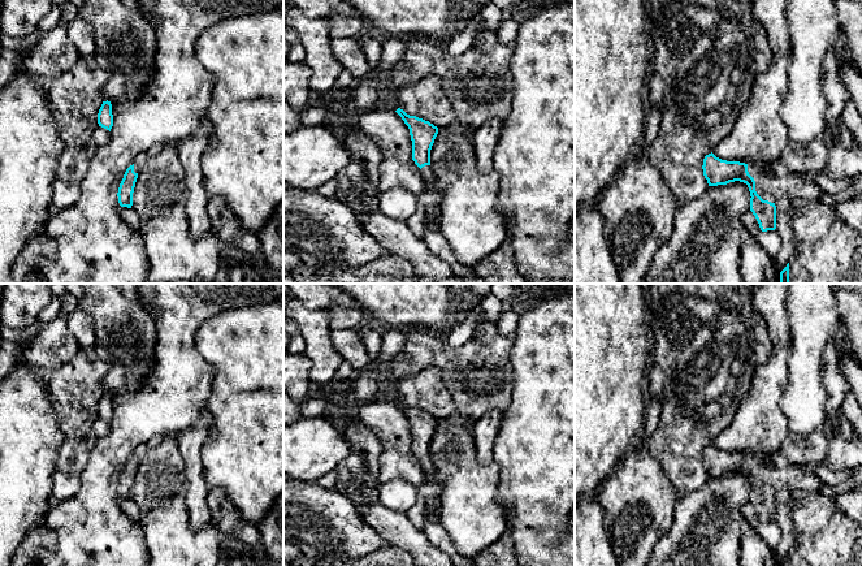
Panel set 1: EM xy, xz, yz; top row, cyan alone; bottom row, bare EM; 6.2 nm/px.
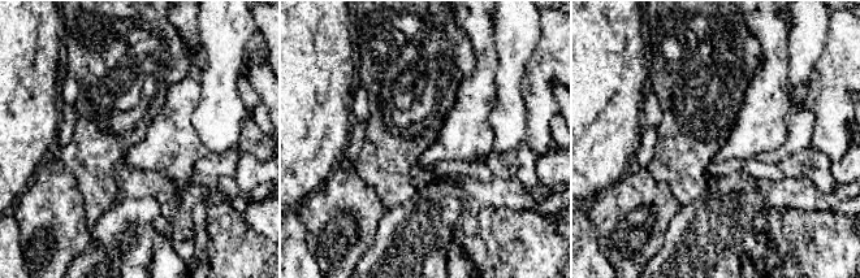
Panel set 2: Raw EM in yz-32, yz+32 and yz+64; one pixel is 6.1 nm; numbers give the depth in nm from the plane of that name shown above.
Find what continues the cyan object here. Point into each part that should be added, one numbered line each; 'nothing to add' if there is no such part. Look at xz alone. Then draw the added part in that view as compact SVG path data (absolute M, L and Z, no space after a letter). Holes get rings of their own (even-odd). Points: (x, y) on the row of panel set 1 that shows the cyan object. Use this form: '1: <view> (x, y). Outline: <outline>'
1: xz (427, 172). Outline: M425 165L420 169L421 176L425 181L426 187L433 187L436 185L436 176L433 174L432 167Z

